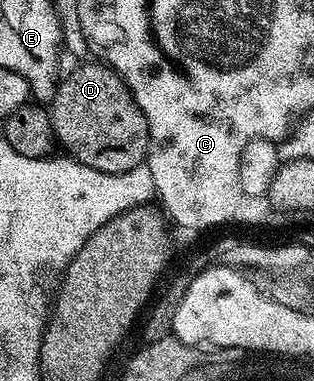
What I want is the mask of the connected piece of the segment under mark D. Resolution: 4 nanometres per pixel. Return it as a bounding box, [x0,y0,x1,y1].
[49,62,150,172]

